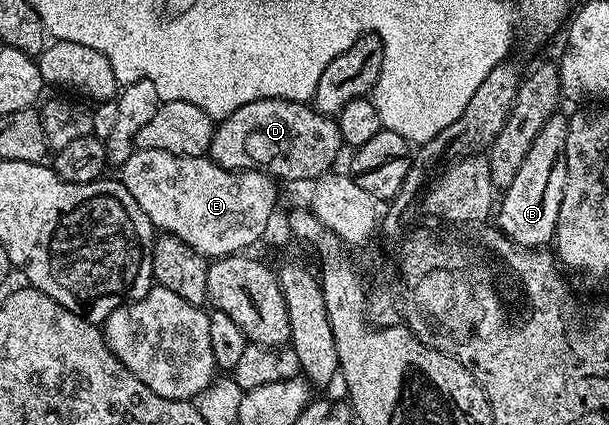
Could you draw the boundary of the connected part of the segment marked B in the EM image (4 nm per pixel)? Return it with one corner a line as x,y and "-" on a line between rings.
556,113
545,121
541,133
533,141
517,177
506,184
497,203
497,226
507,238
519,247
543,249
555,238
557,217
561,213
561,197
565,193
567,180
567,119

